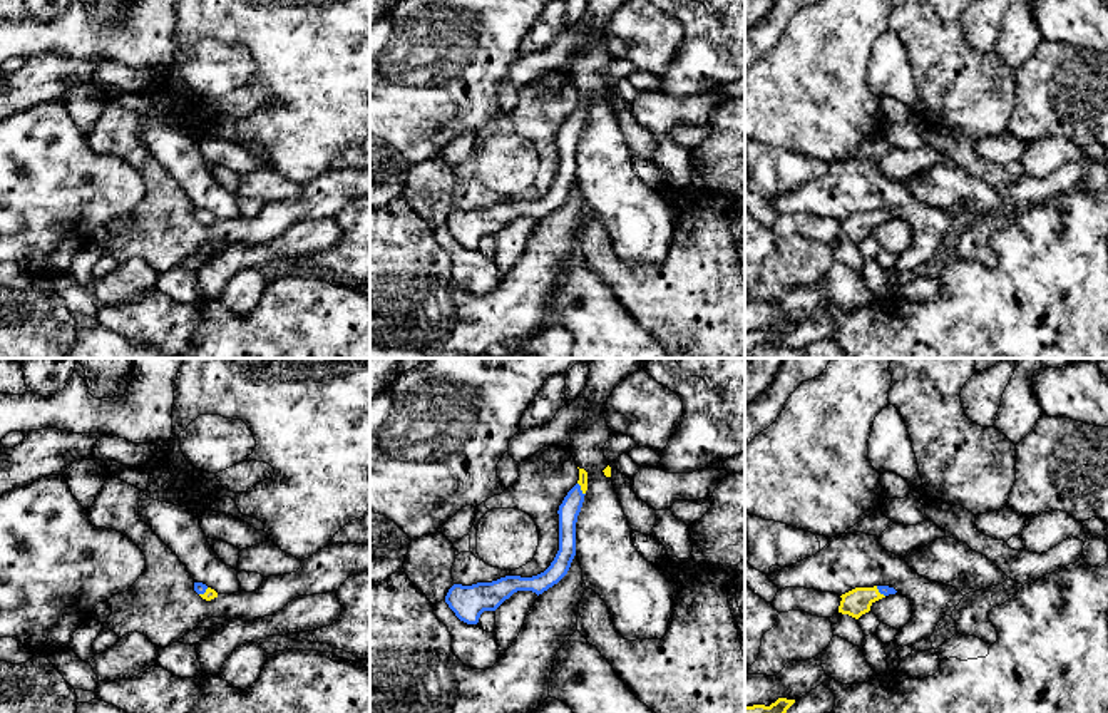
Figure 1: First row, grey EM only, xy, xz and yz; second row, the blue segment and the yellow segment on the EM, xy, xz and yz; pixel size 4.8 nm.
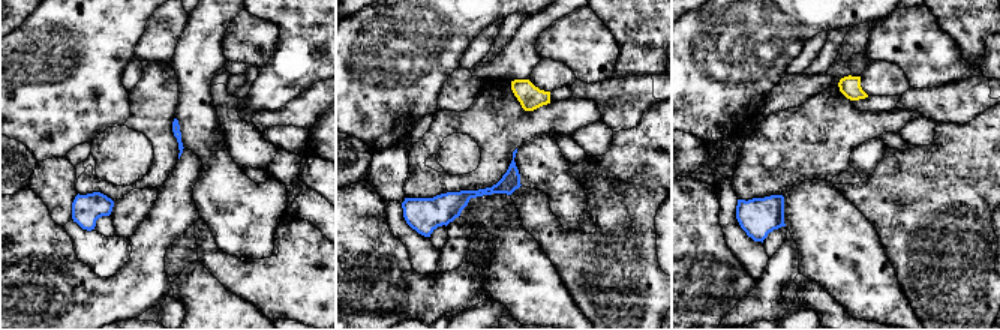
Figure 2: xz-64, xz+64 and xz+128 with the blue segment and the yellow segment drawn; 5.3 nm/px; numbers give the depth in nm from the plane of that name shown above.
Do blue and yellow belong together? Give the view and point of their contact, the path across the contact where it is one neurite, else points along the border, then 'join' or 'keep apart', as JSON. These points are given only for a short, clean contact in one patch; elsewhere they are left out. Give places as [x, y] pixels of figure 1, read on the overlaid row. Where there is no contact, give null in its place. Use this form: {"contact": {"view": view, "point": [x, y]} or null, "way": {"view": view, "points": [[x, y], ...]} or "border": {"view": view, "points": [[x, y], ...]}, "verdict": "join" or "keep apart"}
{"contact": {"view": "xz", "point": [579, 489]}, "way": {"view": "xz", "points": [[569, 509], [579, 489], [583, 476]]}, "verdict": "join"}

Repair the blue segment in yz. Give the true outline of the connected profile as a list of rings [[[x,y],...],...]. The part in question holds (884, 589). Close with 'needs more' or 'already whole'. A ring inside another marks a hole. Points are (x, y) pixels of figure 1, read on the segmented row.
[[[874,586],[874,587],[855,587],[845,594],[842,594],[842,601],[839,606],[839,613],[849,614],[855,619],[859,619],[862,614],[870,611],[870,606],[889,596],[895,594],[897,591],[889,586]]]; needs more

